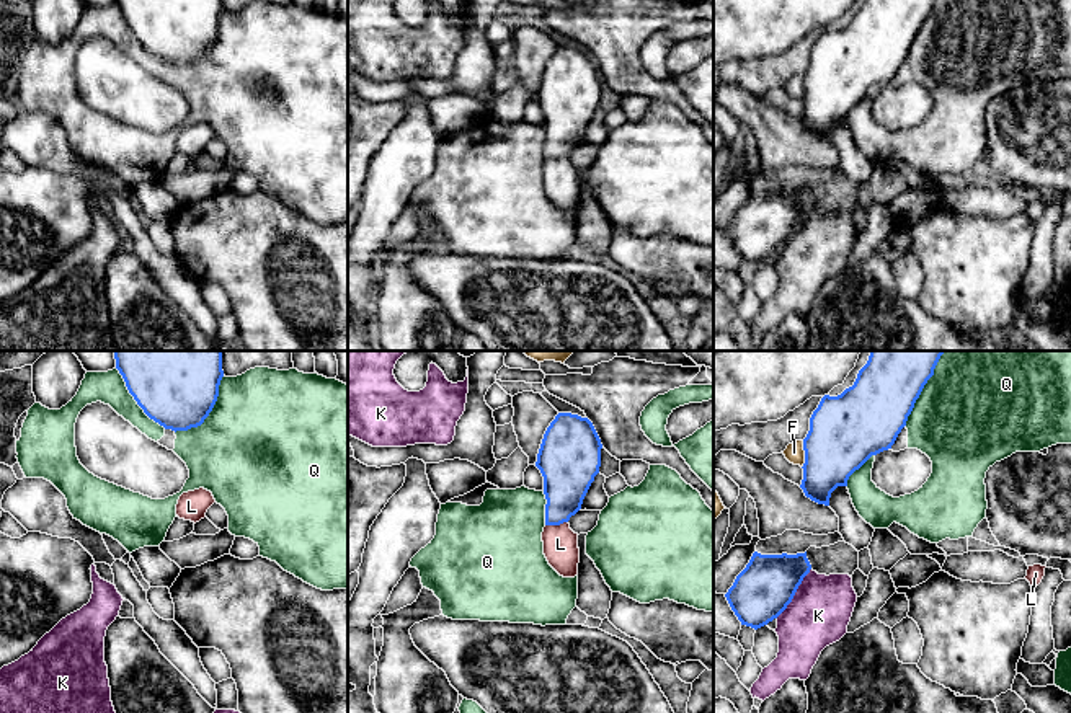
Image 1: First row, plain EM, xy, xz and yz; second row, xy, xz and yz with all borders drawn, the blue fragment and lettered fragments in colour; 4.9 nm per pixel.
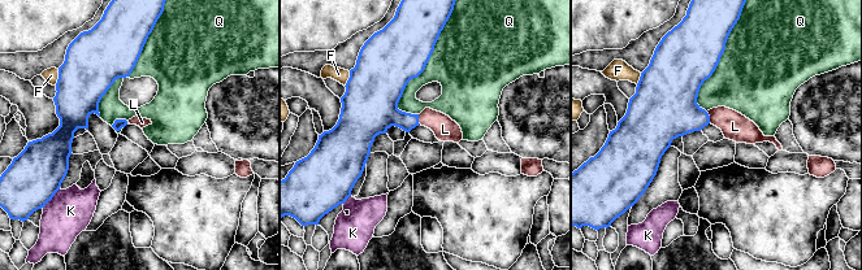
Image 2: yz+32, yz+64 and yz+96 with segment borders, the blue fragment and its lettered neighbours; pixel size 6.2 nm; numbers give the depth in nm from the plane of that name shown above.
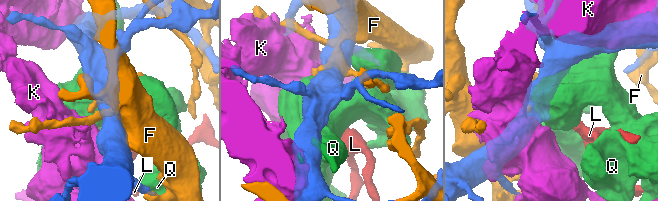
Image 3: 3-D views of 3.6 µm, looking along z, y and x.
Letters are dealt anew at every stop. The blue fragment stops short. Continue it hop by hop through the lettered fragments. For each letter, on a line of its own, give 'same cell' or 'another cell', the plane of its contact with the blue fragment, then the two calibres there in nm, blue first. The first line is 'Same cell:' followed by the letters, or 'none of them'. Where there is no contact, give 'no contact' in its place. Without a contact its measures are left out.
Same cell: L
F: another cell; meets blue in yz; 360 nm thick on the blue side, 90 nm on the other
K: another cell; meets blue in yz; 280 nm thick on the blue side, 300 nm on the other
L: same cell; meets blue in xz; 240 nm thick on the blue side, 180 nm on the other
Q: another cell; meets blue in xy; 320 nm thick on the blue side, 500 nm on the other

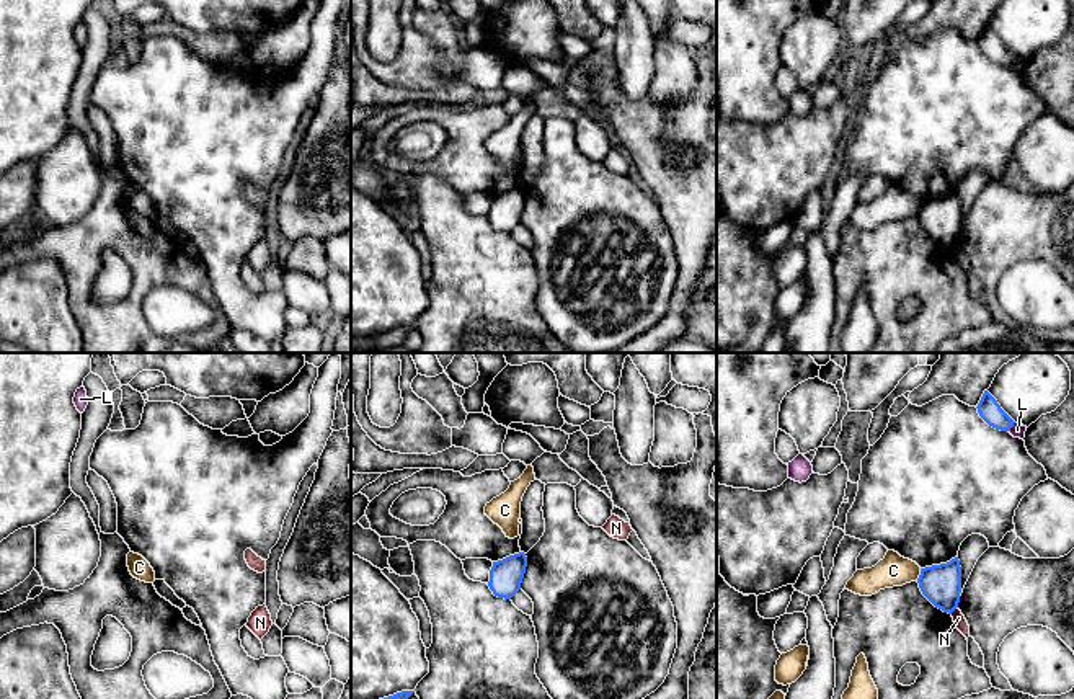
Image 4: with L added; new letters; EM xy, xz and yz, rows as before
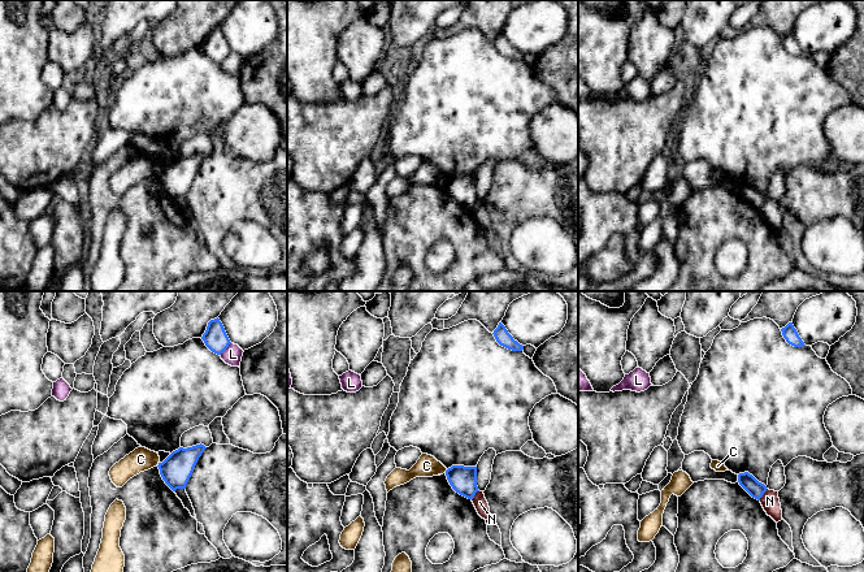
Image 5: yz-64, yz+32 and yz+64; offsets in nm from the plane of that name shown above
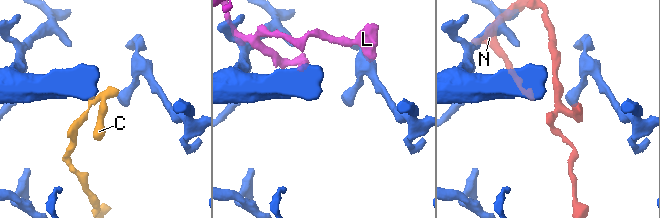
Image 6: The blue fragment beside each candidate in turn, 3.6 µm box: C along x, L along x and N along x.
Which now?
Same cell: none of them
C: another cell; meets blue in yz; 190 nm thick on the blue side, 160 nm on the other
L: another cell; meets blue in yz; 110 nm thick on the blue side, 70 nm on the other
N: another cell; meets blue in yz; 190 nm thick on the blue side, 60 nm on the other

